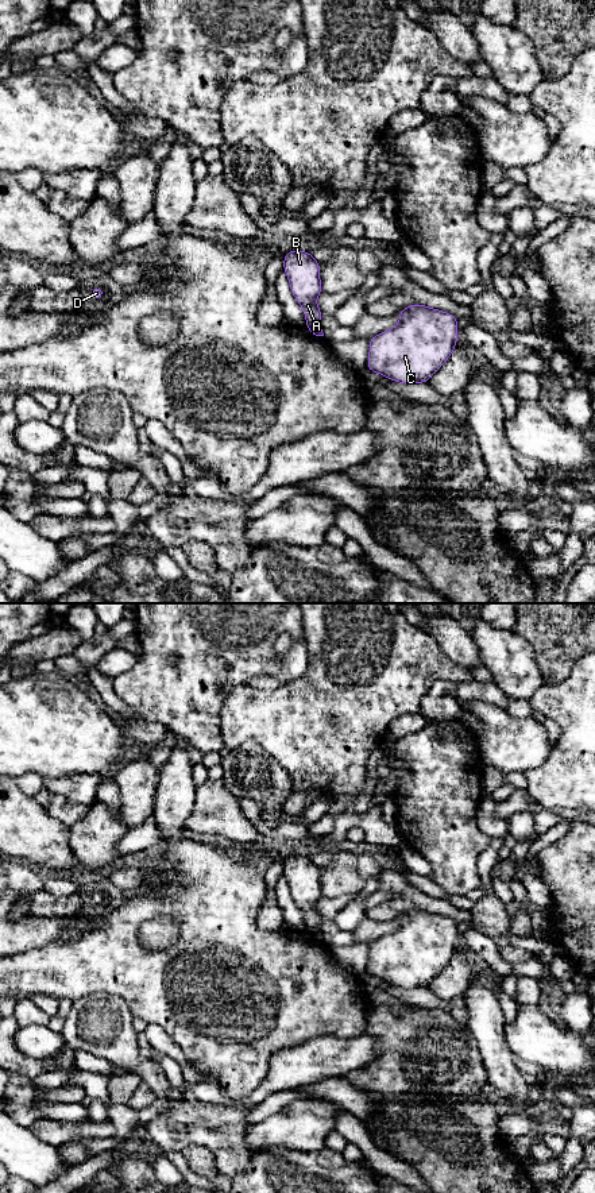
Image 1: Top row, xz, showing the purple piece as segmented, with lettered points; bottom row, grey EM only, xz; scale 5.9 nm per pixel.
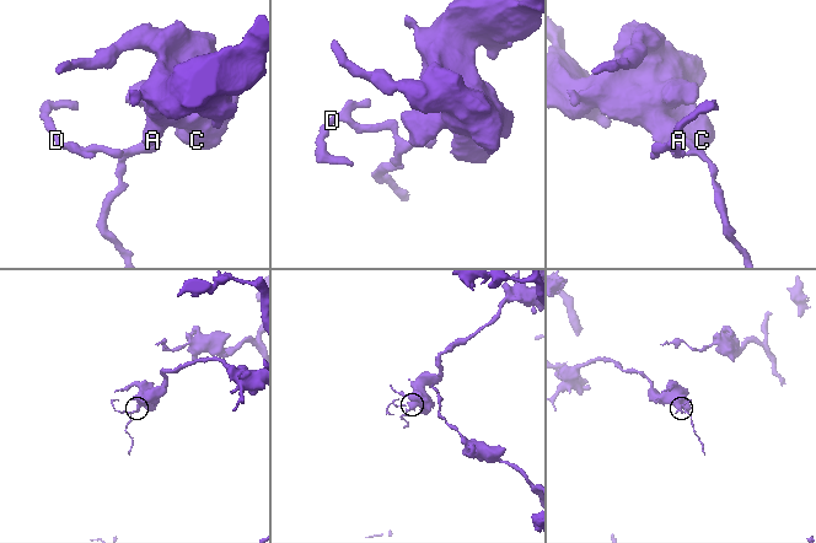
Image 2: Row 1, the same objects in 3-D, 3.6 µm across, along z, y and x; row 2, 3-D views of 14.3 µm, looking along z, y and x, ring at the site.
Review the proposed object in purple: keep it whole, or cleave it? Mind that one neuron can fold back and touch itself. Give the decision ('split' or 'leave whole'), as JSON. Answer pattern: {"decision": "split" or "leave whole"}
{"decision": "split"}

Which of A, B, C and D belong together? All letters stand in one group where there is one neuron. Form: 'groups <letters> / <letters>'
groups A B C / D

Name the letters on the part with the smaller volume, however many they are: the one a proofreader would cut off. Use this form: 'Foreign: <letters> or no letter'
Foreign: D

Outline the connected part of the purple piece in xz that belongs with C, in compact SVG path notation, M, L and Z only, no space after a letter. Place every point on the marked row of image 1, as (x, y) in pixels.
M412 304L397 314L401 318L398 325L367 340L370 354L366 368L403 385L428 383L457 345L457 317L422 304Z

